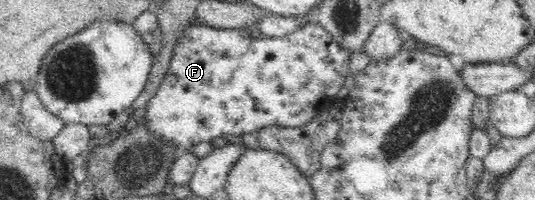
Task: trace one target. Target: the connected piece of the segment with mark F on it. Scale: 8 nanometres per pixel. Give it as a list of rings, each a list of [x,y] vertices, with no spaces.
[[[192,21],[173,47],[169,68],[155,95],[147,102],[143,117],[146,129],[164,142],[191,150],[199,142],[212,142],[219,136],[252,135],[267,126],[299,127],[313,120],[330,102],[350,73],[350,50],[339,46],[315,22],[291,32],[285,38],[252,39],[248,29],[215,29]]]

